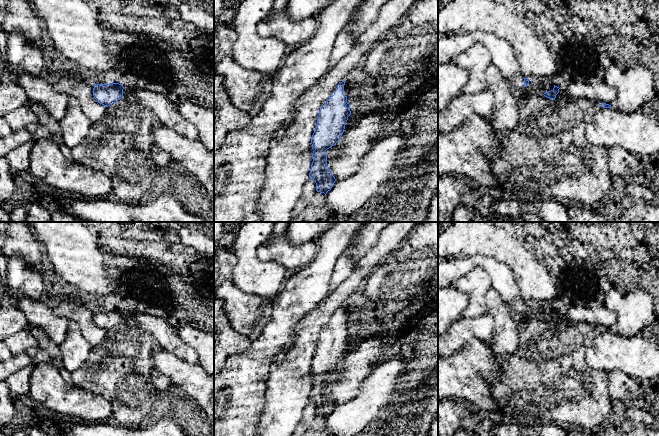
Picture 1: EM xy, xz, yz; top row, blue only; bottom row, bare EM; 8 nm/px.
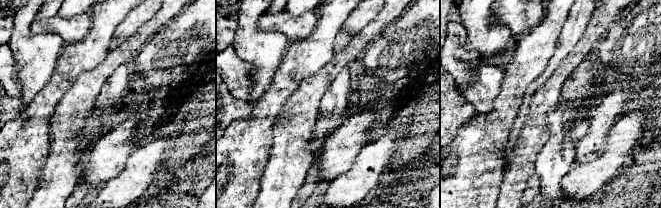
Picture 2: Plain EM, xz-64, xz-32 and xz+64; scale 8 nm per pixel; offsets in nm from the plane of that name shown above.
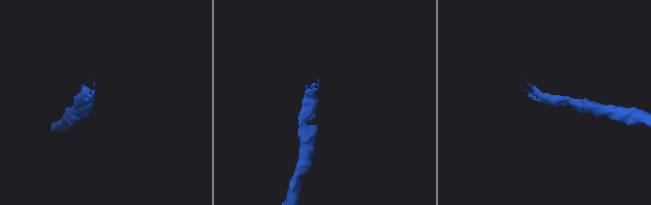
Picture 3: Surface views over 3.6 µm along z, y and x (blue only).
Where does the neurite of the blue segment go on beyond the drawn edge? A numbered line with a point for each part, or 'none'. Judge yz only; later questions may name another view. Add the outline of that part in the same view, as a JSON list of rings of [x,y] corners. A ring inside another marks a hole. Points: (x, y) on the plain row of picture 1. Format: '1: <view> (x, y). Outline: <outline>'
1: yz (450, 271). Outline: [[[482,255],[465,256],[456,260],[438,262],[438,287],[447,288],[454,286],[462,276],[475,267],[482,267],[488,272],[492,288],[500,293],[503,300],[511,309],[522,314],[539,315],[541,318],[547,316],[547,306],[545,305],[530,303],[529,308],[526,311],[524,310],[524,301],[520,296],[511,269],[507,265],[490,257]]]

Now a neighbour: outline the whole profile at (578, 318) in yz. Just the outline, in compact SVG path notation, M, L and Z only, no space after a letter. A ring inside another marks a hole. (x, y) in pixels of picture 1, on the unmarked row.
M602 304L594 309L574 306L560 311L555 325L572 328L575 331L582 331L586 327L590 327L598 334L604 333L601 328L606 327L611 330L611 333L621 336L616 319L617 313L609 311Z

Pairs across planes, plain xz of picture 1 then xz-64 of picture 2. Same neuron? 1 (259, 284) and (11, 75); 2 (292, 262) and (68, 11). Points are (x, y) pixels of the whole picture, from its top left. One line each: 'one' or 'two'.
1: two
2: two

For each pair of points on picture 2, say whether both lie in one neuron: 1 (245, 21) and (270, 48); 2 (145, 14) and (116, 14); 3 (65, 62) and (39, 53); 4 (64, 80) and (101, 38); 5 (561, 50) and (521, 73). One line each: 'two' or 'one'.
1: one
2: two
3: two
4: one
5: two

